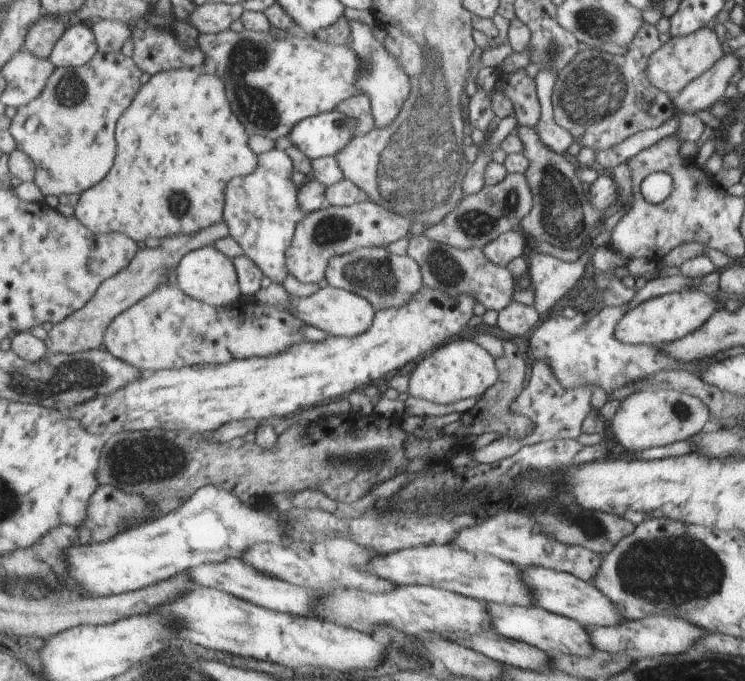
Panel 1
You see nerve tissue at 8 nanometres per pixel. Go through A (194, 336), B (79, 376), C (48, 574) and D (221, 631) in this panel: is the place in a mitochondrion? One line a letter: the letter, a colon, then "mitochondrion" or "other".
A: mitochondrion
B: mitochondrion
C: mitochondrion
D: other

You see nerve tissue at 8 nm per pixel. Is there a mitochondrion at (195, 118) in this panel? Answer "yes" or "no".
no

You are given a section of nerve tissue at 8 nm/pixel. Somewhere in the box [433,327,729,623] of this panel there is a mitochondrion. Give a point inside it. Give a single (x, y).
(675, 569)

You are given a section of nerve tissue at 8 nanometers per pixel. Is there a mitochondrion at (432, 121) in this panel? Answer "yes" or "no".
yes

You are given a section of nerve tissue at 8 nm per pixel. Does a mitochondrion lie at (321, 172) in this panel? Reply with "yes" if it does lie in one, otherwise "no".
no

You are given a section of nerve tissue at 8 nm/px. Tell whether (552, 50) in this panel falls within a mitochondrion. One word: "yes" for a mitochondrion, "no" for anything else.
yes

